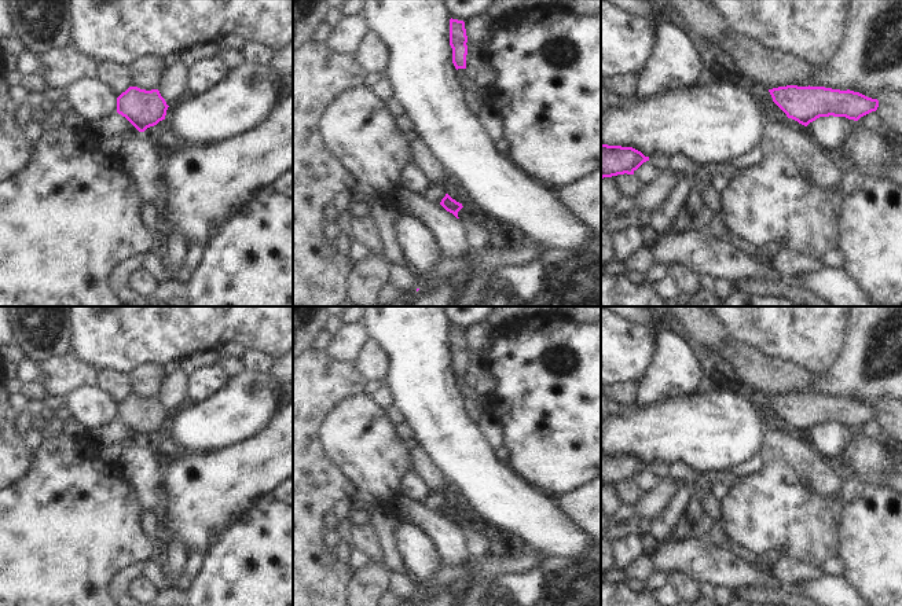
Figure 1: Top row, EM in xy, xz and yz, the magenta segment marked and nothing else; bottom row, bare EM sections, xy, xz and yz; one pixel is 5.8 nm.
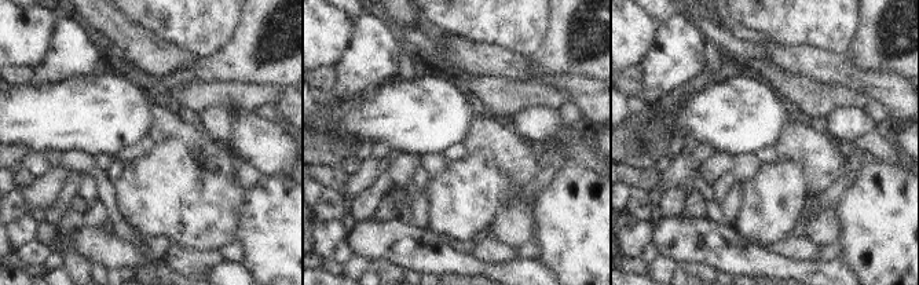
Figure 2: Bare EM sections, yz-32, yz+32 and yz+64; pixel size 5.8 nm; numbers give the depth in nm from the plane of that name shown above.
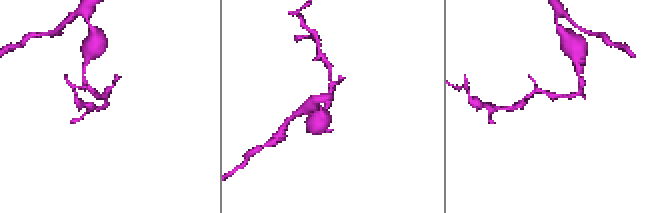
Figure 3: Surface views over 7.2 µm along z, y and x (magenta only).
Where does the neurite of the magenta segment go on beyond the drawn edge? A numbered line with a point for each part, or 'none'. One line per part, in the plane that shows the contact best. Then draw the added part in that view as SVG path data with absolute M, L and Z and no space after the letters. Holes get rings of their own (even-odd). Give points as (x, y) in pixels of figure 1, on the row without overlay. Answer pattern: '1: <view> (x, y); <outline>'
none

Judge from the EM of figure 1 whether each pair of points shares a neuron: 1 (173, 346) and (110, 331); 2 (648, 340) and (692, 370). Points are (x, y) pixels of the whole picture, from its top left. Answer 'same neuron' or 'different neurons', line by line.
1: same neuron
2: different neurons

